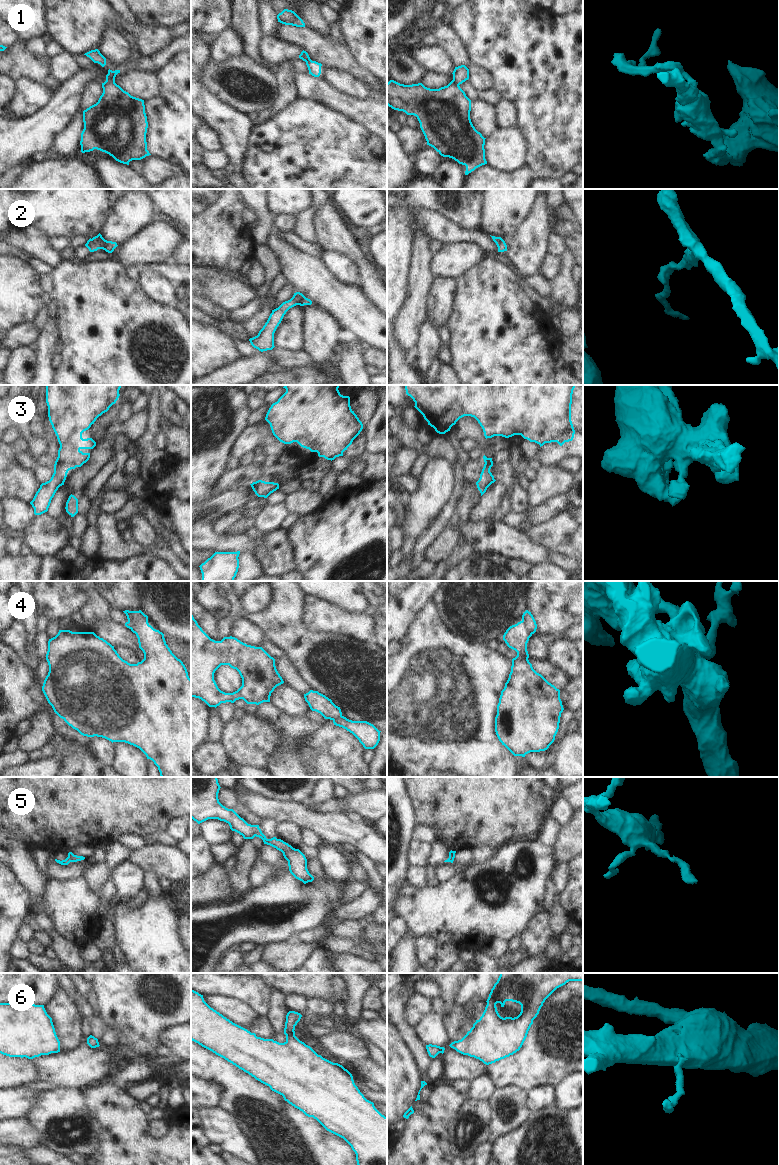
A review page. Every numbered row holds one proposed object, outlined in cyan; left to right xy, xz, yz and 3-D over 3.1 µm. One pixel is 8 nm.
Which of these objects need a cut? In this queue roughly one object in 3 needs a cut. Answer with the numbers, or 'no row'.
1, 4

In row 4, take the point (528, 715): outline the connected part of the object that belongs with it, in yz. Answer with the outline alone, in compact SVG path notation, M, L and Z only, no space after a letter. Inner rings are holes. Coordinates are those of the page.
M520 621L510 626L503 635L503 640L507 646L517 652L517 656L512 659L511 672L501 691L499 703L497 705L497 715L495 717L495 732L499 741L514 756L525 757L530 752L545 751L554 742L559 729L560 717L564 708L560 699L560 690L549 683L541 674L537 673L529 662L527 643L532 633Z

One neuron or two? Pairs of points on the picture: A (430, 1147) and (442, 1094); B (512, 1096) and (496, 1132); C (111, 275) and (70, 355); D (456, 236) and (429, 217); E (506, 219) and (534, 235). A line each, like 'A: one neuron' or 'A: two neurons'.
A: one neuron
B: one neuron
C: one neuron
D: one neuron
E: two neurons

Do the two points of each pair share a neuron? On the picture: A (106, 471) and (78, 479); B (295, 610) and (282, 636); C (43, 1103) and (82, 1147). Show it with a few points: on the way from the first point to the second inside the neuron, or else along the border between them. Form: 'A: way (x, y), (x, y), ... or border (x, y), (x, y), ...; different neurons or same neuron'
A: border (111, 457), (87, 481), (84, 488); different neurons
B: way (289, 616), (285, 630); same neuron
C: way (46, 1120), (50, 1140), (65, 1147); same neuron

